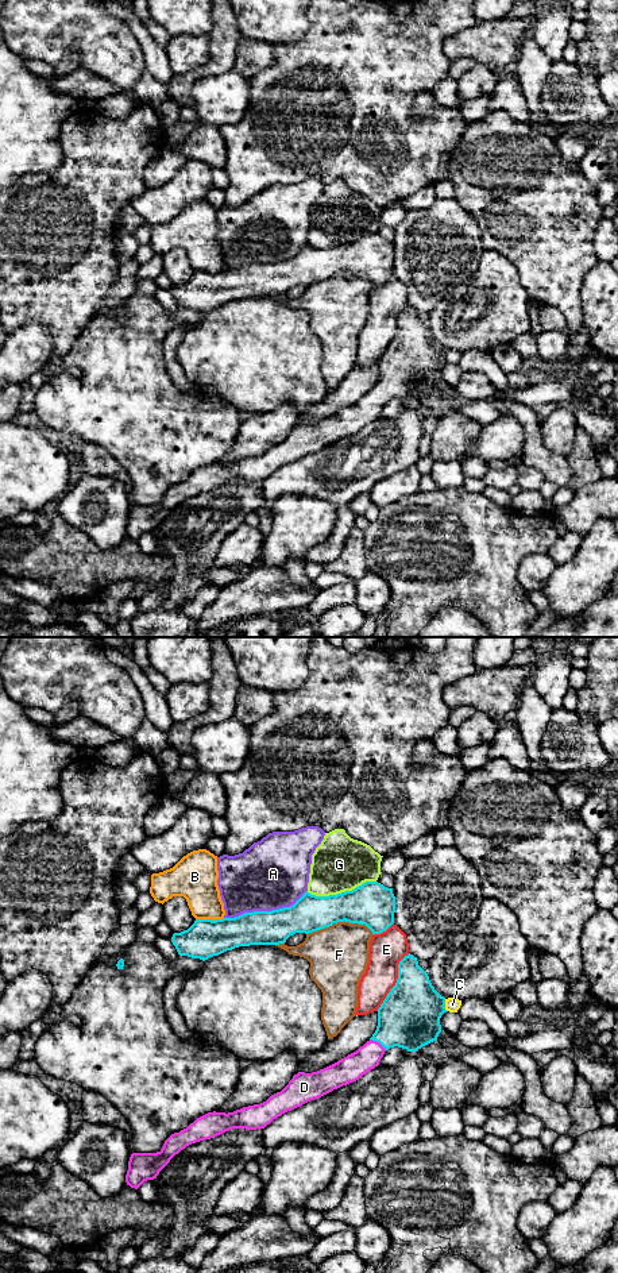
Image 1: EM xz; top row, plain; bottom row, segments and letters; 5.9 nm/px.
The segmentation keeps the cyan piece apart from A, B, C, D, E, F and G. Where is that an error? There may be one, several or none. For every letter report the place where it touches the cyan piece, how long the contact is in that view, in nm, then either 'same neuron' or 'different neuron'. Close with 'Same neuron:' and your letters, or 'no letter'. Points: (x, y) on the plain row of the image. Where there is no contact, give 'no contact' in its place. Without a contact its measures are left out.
A: xz (265, 263) | 500 nm | different neuron
B: xz (209, 272) | 170 nm | different neuron
C: xz (444, 357) | 70 nm | different neuron
D: xz (378, 393) | 120 nm | same neuron
E: xz (397, 334) | 400 nm | different neuron
F: xz (339, 273) | 400 nm | different neuron
G: xz (342, 245) | 420 nm | different neuron
Same neuron: D

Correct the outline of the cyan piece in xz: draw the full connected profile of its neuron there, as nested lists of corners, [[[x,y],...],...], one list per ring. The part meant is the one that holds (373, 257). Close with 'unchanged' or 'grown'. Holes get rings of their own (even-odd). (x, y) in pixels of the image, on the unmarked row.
[[[366,234],[352,243],[329,248],[316,248],[306,243],[293,258],[273,263],[244,265],[235,270],[216,273],[196,271],[188,282],[174,285],[171,294],[179,308],[205,313],[239,298],[285,296],[296,285],[309,286],[344,273],[366,277],[372,286],[381,286],[394,275],[394,265],[393,240],[378,234]]] | unchanged

